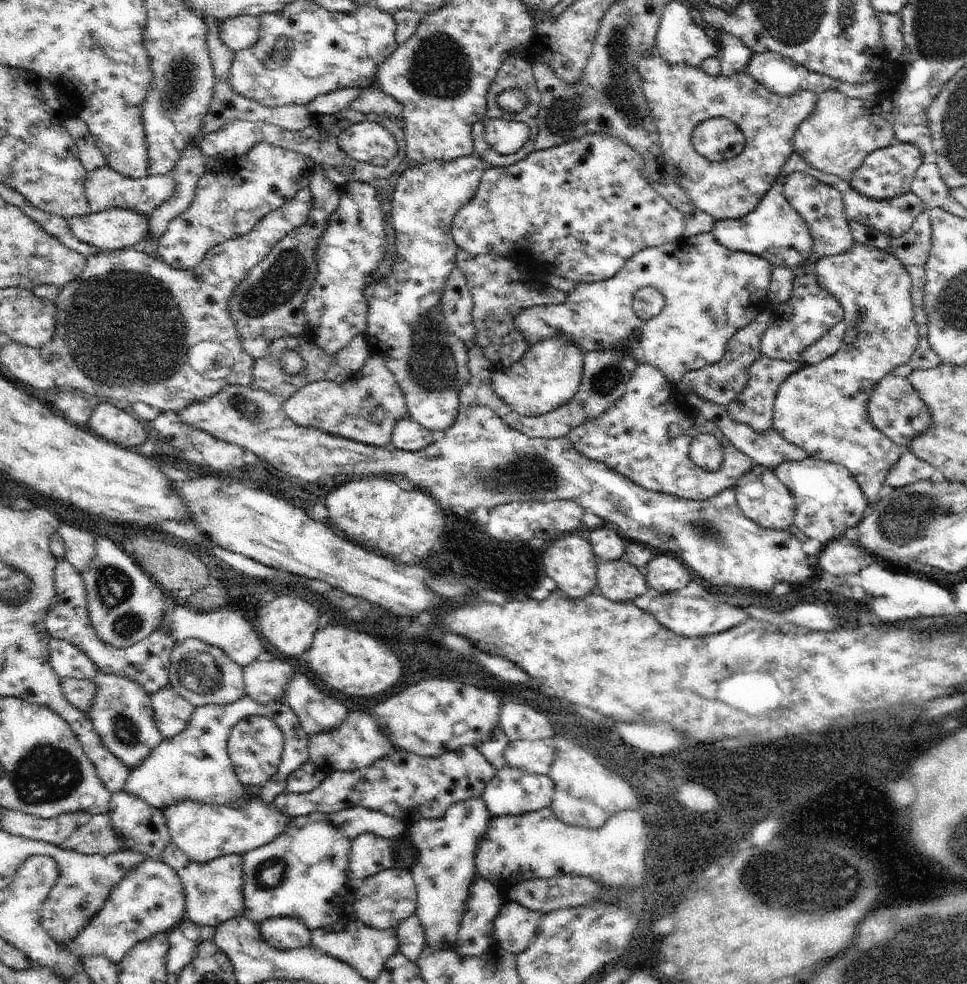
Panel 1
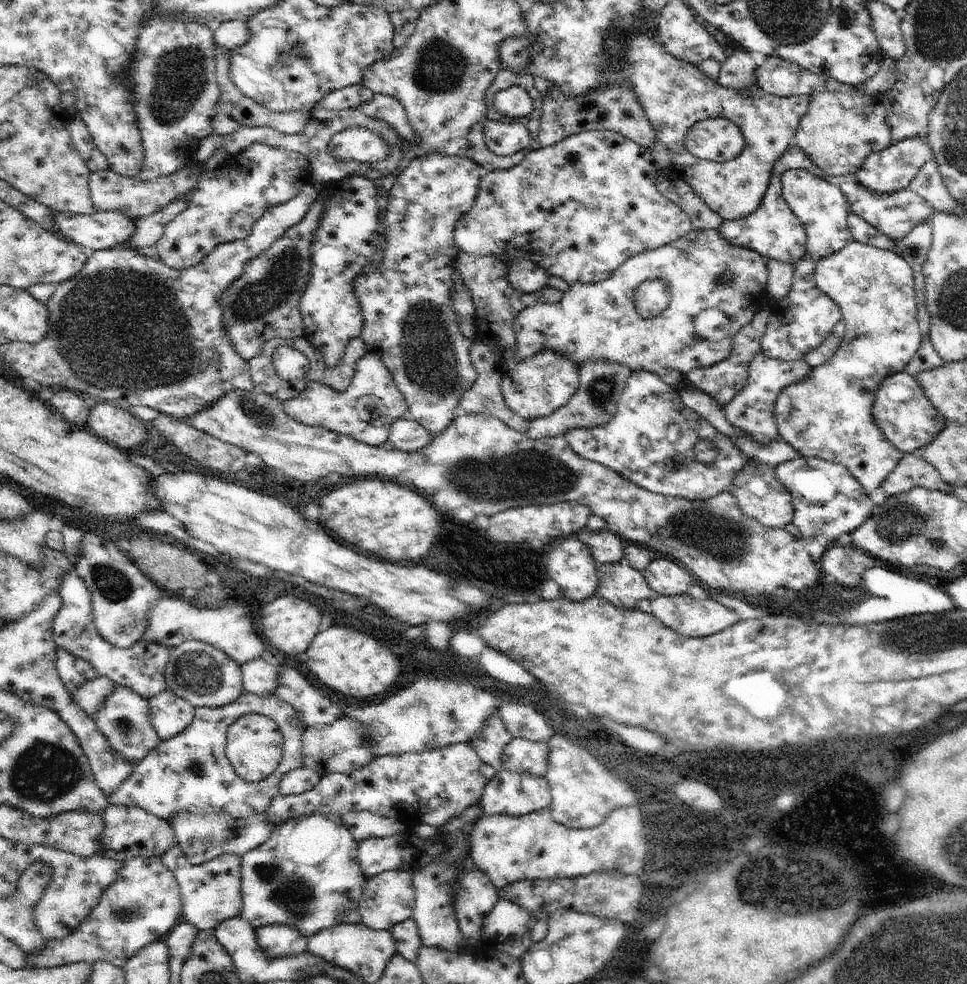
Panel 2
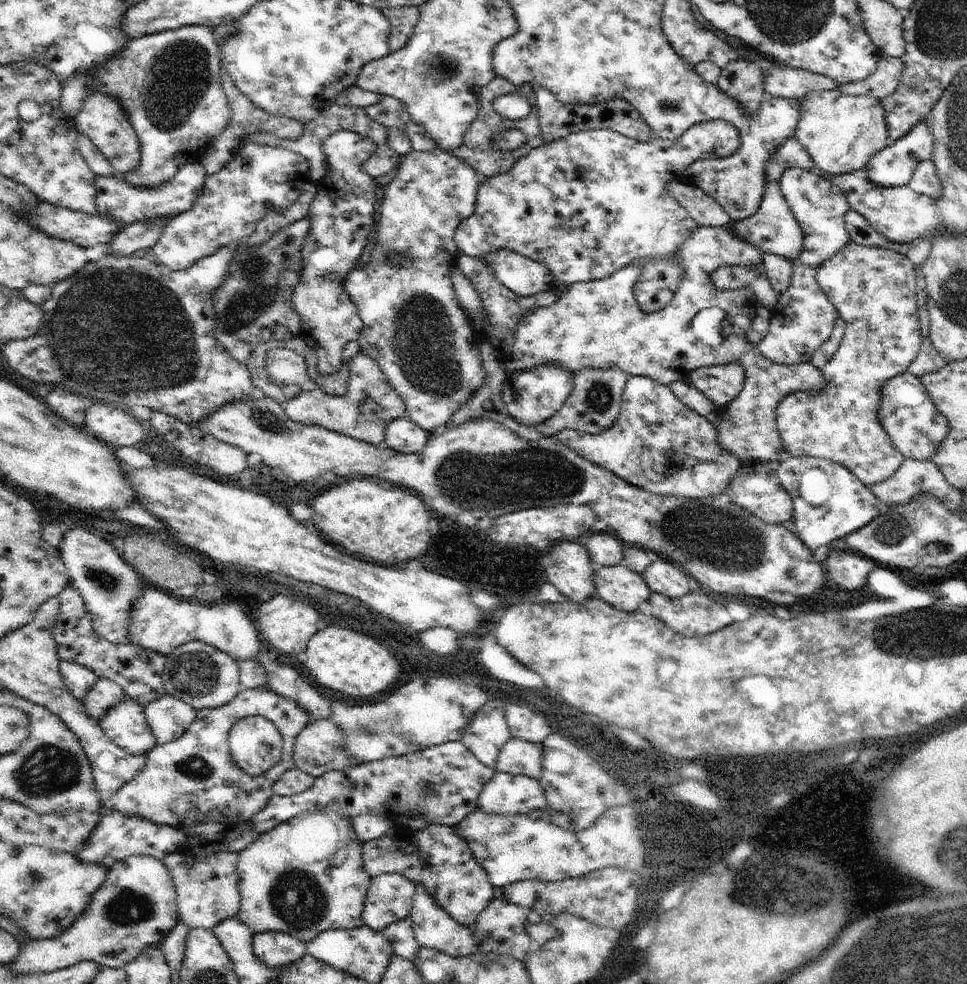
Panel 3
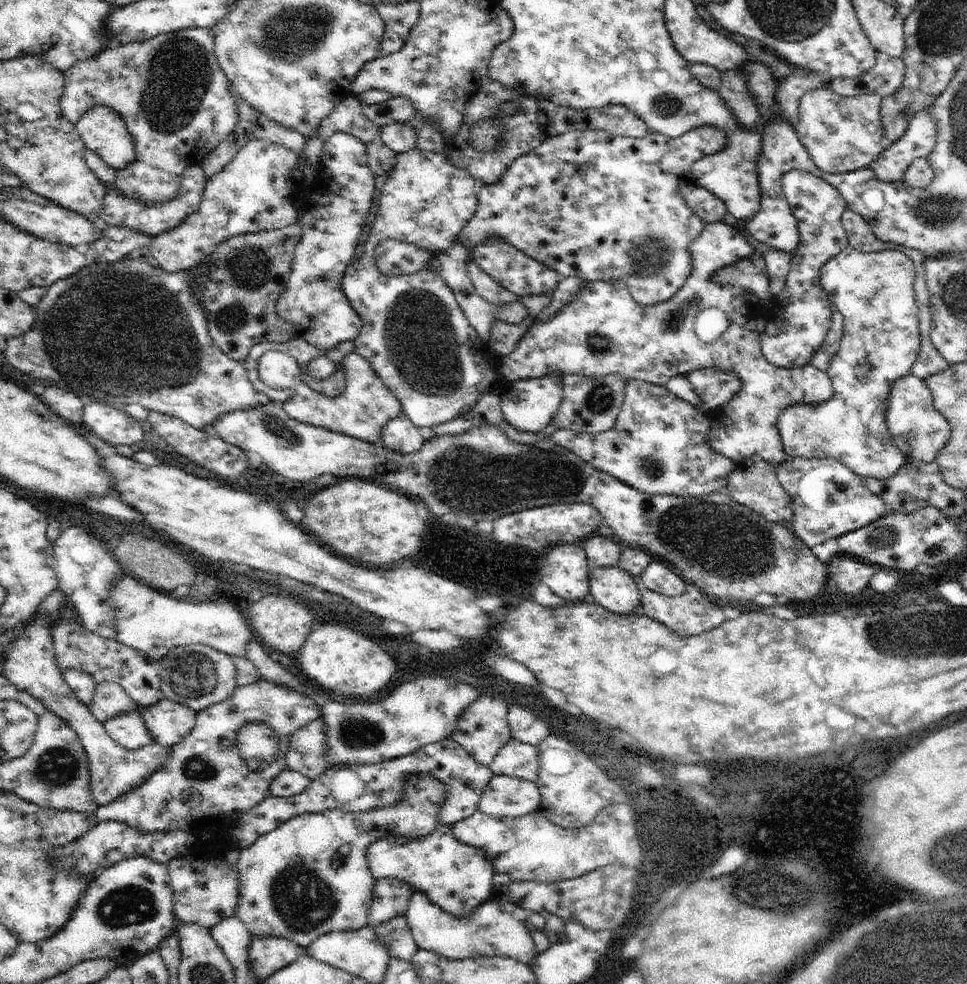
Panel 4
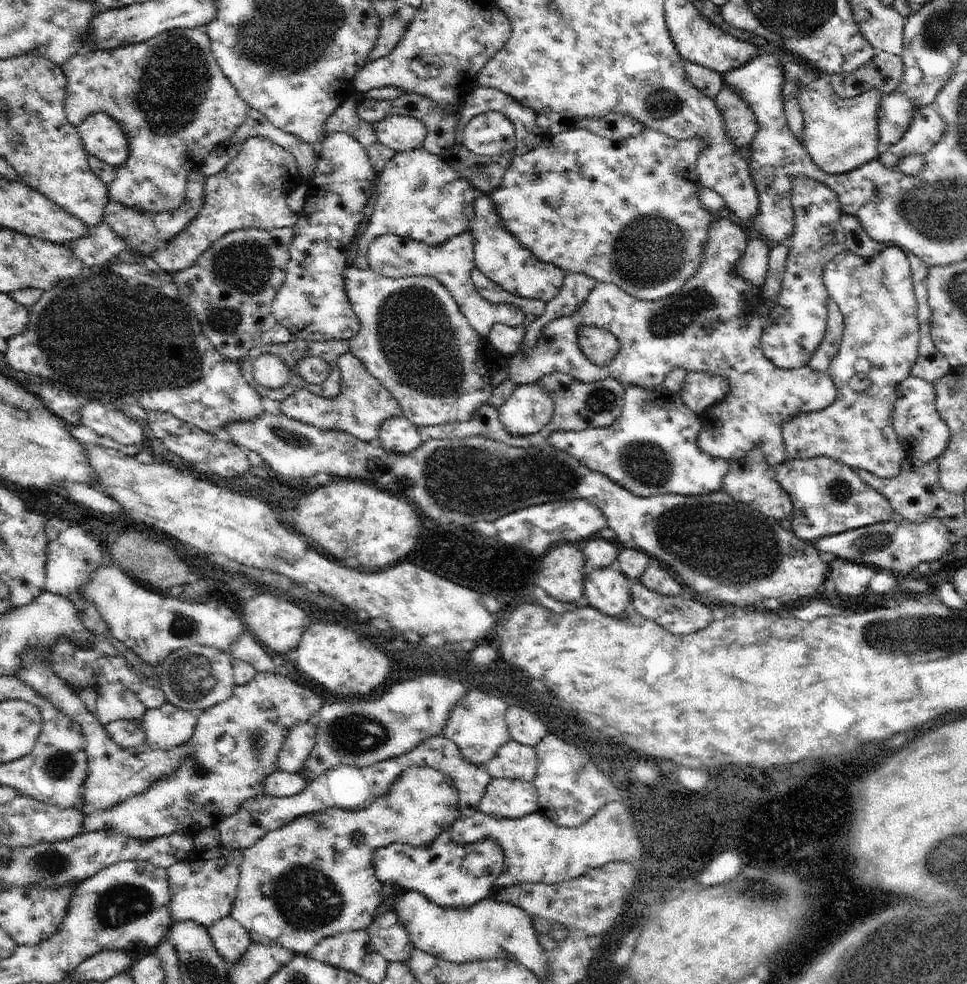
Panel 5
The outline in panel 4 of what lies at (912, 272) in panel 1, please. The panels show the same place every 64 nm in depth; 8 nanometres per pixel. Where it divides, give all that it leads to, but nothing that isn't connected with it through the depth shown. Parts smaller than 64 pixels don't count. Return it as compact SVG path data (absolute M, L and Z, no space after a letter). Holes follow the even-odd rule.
M845 208L845 212L841 214L841 226L843 226L845 234L847 234L847 246L851 246L853 250L863 252L863 254L877 254L877 252L885 252L885 250L901 250L901 252L913 262L913 266L915 266L915 284L913 284L913 290L915 290L915 300L917 300L917 308L919 308L919 310L917 310L917 318L919 318L919 338L921 338L921 346L919 346L917 360L913 362L909 374L913 374L913 376L917 376L917 378L921 378L921 380L927 380L927 378L933 378L935 374L941 374L943 370L947 370L951 364L935 350L935 346L933 346L931 340L929 340L929 332L931 332L931 310L929 310L929 290L927 290L927 282L925 282L925 258L923 258L923 254L919 254L919 252L915 252L915 250L907 250L905 246L893 246L893 244L885 244L885 242L877 240L877 238L873 236L873 232L869 230L865 218L861 218L859 214L855 214L855 212L847 210L847 208Z

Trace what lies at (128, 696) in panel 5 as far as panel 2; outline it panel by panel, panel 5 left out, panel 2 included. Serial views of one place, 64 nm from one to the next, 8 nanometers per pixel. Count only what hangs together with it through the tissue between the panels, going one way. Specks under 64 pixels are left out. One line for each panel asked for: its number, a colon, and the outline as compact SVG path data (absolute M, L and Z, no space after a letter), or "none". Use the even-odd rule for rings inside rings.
2: M97 678L97 680L91 680L87 682L79 692L73 694L73 698L79 702L79 706L91 714L91 716L97 716L109 702L109 698L117 692L119 684L113 680L113 678Z
3: M99 680L85 698L85 706L95 718L103 720L113 708L125 702L125 696L125 688L115 680Z
4: M103 682L97 686L95 702L91 706L93 714L107 724L109 720L115 720L123 714L133 714L141 712L141 704L125 690L125 686L115 684L115 682Z

